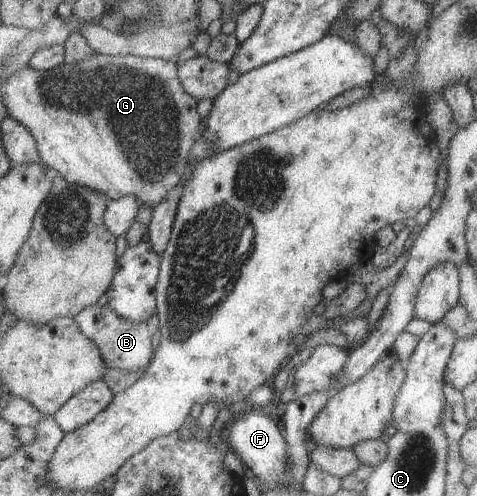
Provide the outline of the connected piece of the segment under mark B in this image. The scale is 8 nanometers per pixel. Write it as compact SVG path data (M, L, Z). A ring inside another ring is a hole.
M90 306L74 317L81 332L89 337L99 349L106 367L116 367L122 371L142 371L150 365L153 328L148 322L135 322L124 319L108 306Z

